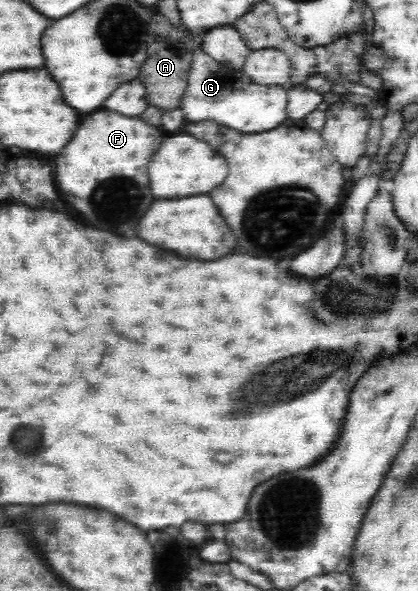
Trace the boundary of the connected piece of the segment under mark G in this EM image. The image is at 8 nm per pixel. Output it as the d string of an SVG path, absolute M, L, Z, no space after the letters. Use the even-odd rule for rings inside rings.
M197 47L190 54L186 78L186 89L179 106L186 122L216 122L233 130L241 130L243 134L253 134L271 130L287 119L288 90L283 86L254 83L244 69L235 69L227 62L221 64L202 47Z

